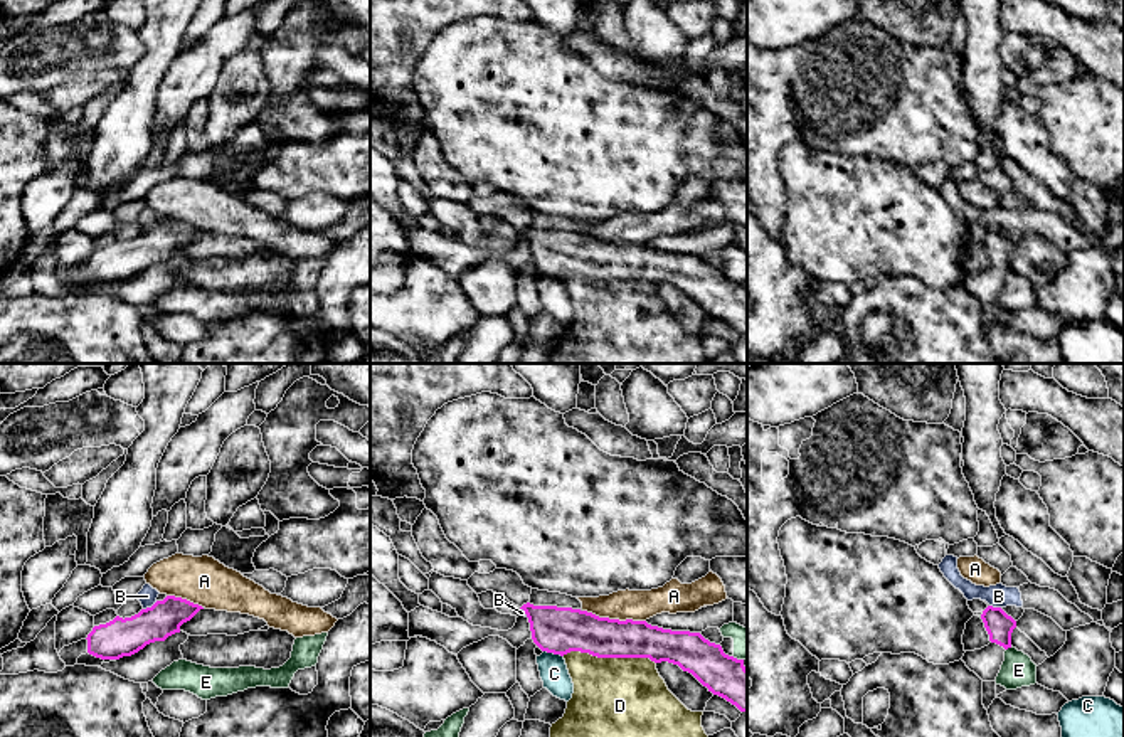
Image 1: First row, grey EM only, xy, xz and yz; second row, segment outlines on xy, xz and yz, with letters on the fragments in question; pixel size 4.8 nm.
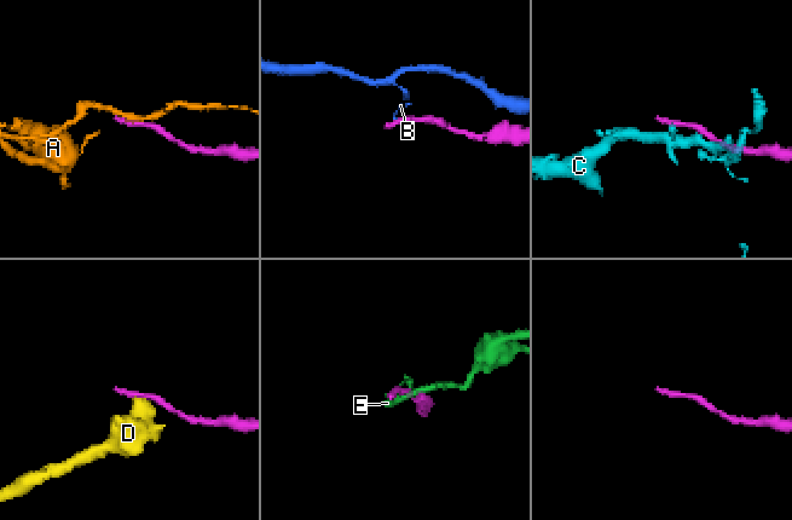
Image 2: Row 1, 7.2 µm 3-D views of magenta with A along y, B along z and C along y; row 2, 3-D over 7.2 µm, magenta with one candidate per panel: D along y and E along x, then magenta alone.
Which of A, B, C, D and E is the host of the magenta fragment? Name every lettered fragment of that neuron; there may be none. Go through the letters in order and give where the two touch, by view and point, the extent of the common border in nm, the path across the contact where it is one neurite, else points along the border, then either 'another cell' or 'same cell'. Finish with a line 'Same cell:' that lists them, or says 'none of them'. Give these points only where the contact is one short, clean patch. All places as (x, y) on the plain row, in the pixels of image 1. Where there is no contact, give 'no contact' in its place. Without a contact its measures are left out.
A: meets magenta in xz at (615, 243); contact 300 nm long; border along xz (583, 233), (599, 239), (645, 244); another cell
B: meets magenta in xy at (152, 229); contact 80 nm long; border along xy (157, 224), (143, 233); another cell
C: meets magenta in xz at (554, 276); contact 100 nm long; another cell
D: meets magenta in xz at (609, 280); contact 440 nm long; border along xz (562, 278), (588, 275), (598, 280), (648, 280), (655, 286); another cell
E: meets magenta in yz at (1008, 270); contact 40 nm long; another cell
Same cell: none of them

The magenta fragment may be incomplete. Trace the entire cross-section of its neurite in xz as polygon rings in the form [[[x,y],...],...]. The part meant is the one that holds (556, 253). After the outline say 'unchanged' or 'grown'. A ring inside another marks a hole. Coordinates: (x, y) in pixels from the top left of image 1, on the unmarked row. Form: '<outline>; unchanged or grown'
[[[523,227],[533,266],[547,276],[589,276],[597,281],[649,281],[692,296],[713,318],[747,335],[747,291],[744,283],[724,276],[700,256],[671,254],[646,244],[619,244],[592,236]]]; unchanged

